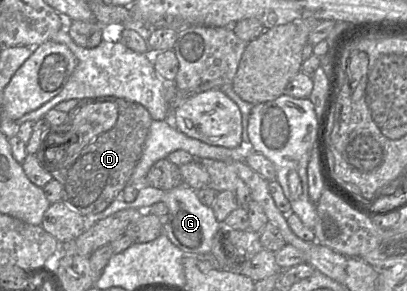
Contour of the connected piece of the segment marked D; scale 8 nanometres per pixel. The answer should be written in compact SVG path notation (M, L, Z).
M102 96L97 98L89 99L77 99L79 100L78 105L67 113L67 119L65 122L59 125L51 126L47 133L45 142L54 142L56 140L56 134L59 132L64 132L65 130L71 130L73 120L76 114L79 112L80 108L89 103L95 102L113 102L116 104L118 109L118 117L115 125L107 132L98 135L94 138L91 143L89 143L77 156L77 158L66 167L61 169L52 169L50 166L49 173L52 177L59 181L62 185L62 201L68 206L72 211L81 214L82 216L98 214L105 210L115 199L119 198L122 190L127 184L131 175L141 158L144 144L149 133L150 126L153 119L148 112L148 110L139 103L129 101L122 98L117 98L114 96Z

